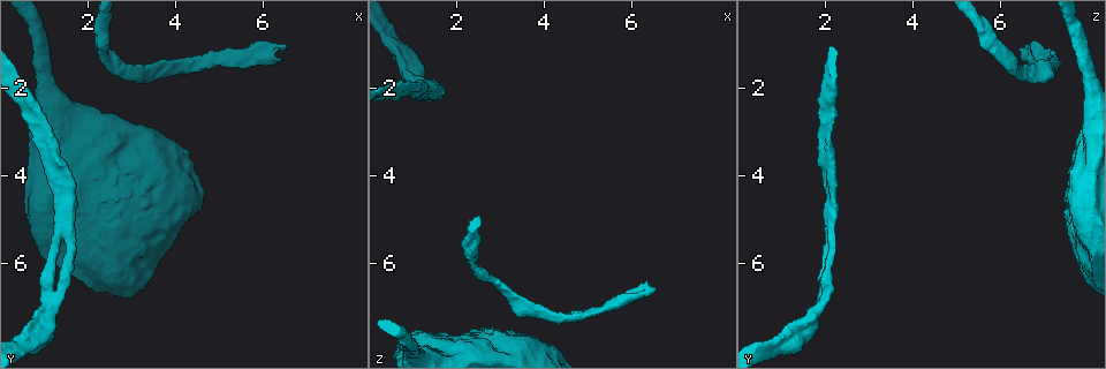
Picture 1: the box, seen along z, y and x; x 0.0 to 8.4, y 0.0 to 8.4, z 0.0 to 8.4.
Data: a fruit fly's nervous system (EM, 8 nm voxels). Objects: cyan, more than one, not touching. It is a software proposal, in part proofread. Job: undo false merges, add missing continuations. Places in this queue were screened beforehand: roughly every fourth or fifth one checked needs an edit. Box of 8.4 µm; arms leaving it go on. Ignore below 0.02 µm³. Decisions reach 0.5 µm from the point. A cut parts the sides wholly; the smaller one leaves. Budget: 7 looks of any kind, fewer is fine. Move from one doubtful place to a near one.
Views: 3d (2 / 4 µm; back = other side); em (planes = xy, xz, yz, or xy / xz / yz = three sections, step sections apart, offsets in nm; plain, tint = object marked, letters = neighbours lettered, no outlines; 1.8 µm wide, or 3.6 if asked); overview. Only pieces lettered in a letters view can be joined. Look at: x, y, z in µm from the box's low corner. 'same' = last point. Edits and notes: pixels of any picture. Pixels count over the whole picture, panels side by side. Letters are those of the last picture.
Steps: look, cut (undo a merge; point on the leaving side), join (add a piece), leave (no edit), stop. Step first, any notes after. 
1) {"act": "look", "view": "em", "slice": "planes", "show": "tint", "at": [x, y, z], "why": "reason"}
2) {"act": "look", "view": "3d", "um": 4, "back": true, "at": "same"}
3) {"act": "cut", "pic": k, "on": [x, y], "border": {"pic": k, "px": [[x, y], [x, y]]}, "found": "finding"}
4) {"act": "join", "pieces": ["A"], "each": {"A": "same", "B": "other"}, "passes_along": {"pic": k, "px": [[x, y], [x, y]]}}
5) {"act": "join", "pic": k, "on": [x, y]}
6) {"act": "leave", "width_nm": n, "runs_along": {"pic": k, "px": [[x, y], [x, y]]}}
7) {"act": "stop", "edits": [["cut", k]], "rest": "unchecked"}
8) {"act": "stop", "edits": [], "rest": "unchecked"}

{"act": "look", "view": "3d", "um": 4, "at": [6.50, 1.00, 6.55], "why": "branch stops here"}

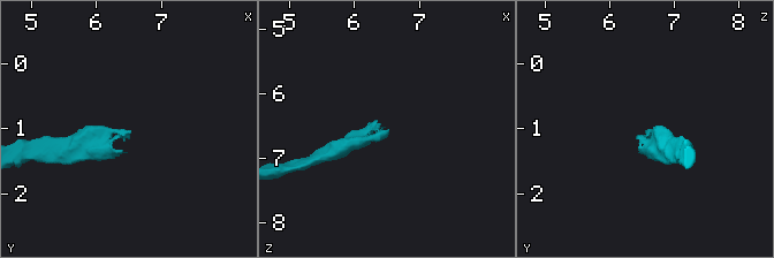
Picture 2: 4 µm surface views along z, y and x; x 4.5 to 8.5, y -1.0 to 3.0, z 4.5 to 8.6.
{"act": "look", "view": "em", "slice": "planes", "show": "letters", "at": [6.50, 1.00, 6.55], "why": "now the EM"}

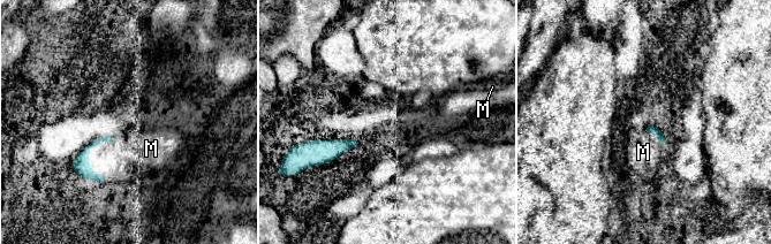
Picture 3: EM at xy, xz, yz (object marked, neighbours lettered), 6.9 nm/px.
{"act": "join", "pieces": ["M"], "each": {"M": "same"}, "passes_along": {"pic": 3, "px": [[81, 165], [89, 153], [125, 153]]}, "found": "it goes on there"}

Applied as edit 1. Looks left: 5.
{"act": "look", "view": "3d", "um": 4, "at": [1.45, 4.95, 2.15], "why": "a fork"}

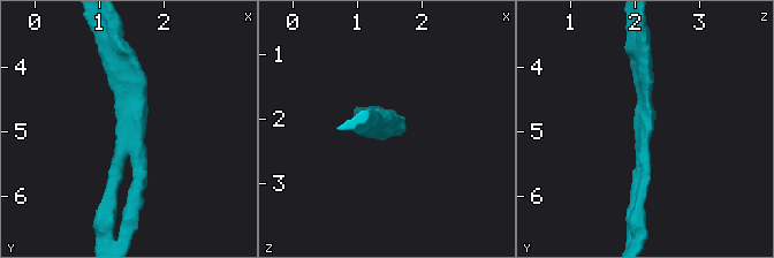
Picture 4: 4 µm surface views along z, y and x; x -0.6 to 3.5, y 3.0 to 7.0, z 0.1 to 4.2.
{"act": "look", "view": "em", "slice": "yz", "step": 16, "show": "tint", "at": [1.40, 4.90, 2.10], "arms": 3, "arm_widths_nm": [190, 200, 220], "why": "need the tissue"}

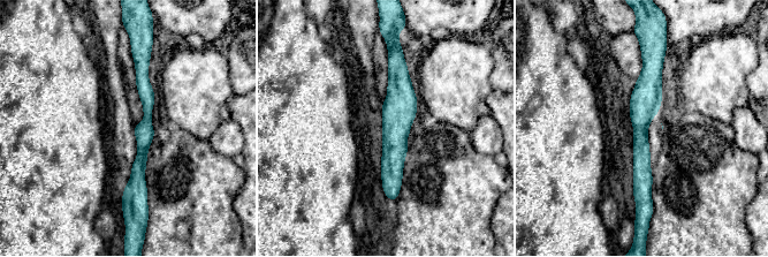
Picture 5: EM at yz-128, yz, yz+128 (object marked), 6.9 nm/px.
{"act": "look", "view": "em", "slice": "planes", "show": "letters", "at": "same"}

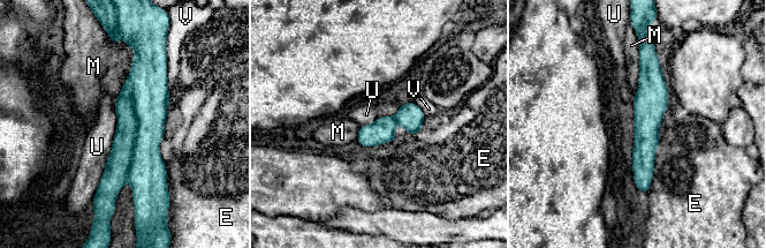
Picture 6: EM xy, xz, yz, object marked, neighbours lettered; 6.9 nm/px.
{"act": "leave", "longest_contact_nm": ["U", 700], "each": {"E": "other", "M": "other", "U": "other", "V": "other"}, "runs_along": {"pic": 6, "px": [[138, 53], [139, 130], [115, 189]]}, "found": "continuous, no second cell"}

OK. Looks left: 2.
{"act": "look", "view": "em", "slice": "yz", "step": 16, "show": "letters", "at": [1.10, 6.90, 1.95], "why": "thick turns thin"}

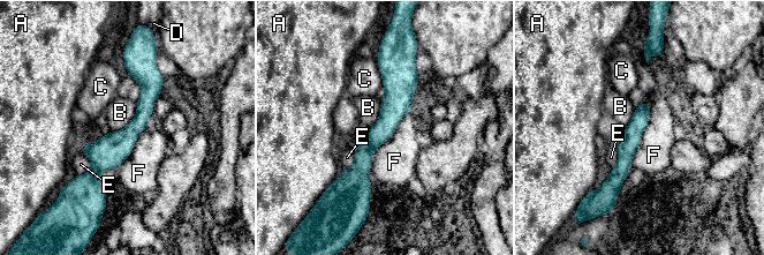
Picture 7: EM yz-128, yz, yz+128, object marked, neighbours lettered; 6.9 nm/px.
{"act": "look", "view": "em", "slice": "planes", "show": "letters", "at": "same", "why": "another direction"}

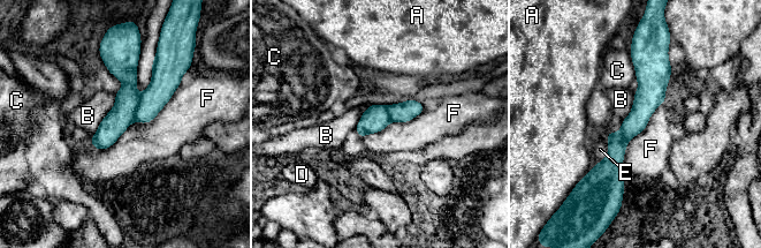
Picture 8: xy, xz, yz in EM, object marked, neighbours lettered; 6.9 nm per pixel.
{"act": "leave", "longest_contact_nm": ["F", 750], "each": {"A": "other", "B": "other", "C": "other", "D": "other", "E": "other", "F": "other"}, "runs_along": {"pic": 8, "px": [[644, 52], [646, 102], [616, 148], [621, 188]]}, "found": "continuous, no second cell"}

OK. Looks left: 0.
{"act": "stop", "edits": [["join", 3]], "rest": "unchecked"}

